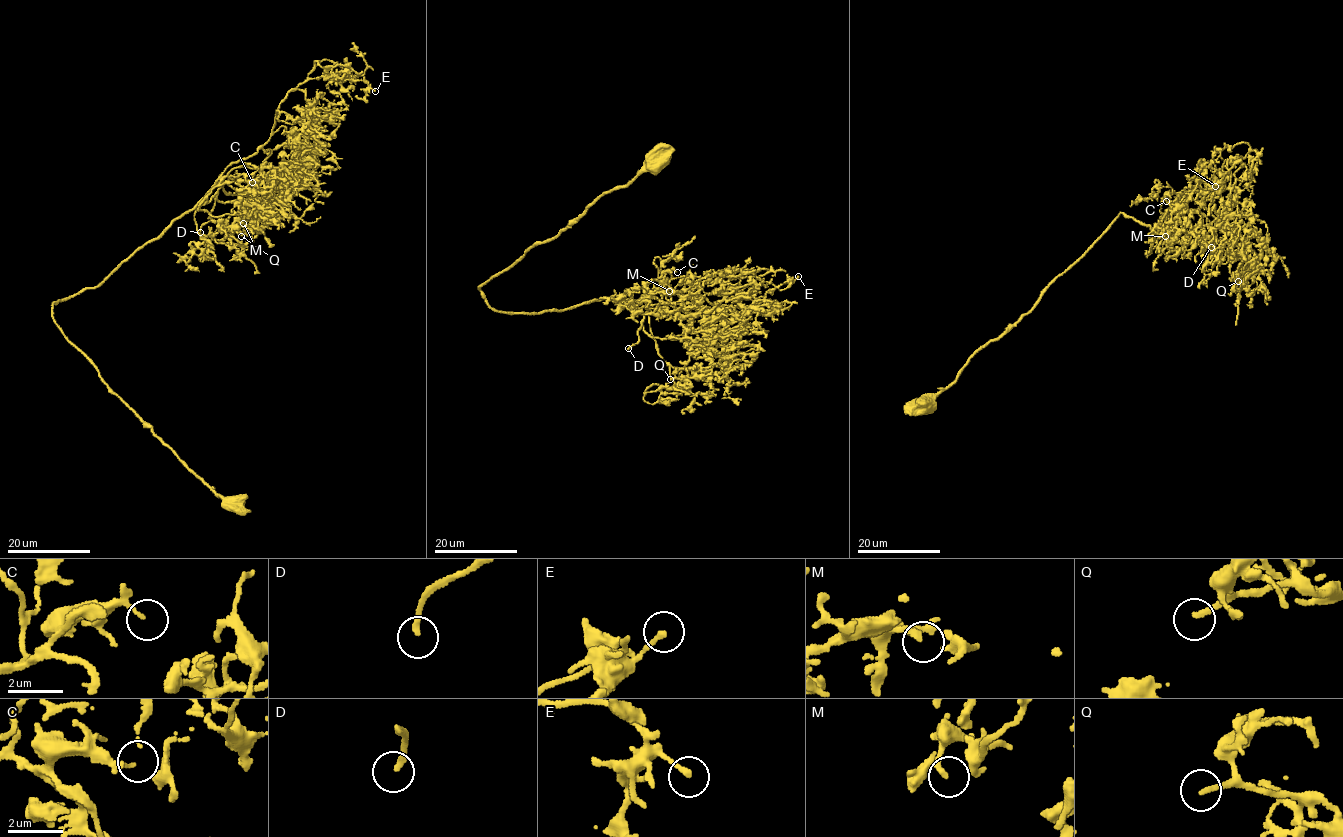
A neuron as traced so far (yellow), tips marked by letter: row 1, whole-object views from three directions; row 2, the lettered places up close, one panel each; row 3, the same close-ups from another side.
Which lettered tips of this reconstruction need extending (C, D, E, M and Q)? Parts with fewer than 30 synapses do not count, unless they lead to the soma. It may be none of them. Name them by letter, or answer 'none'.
D, Q

